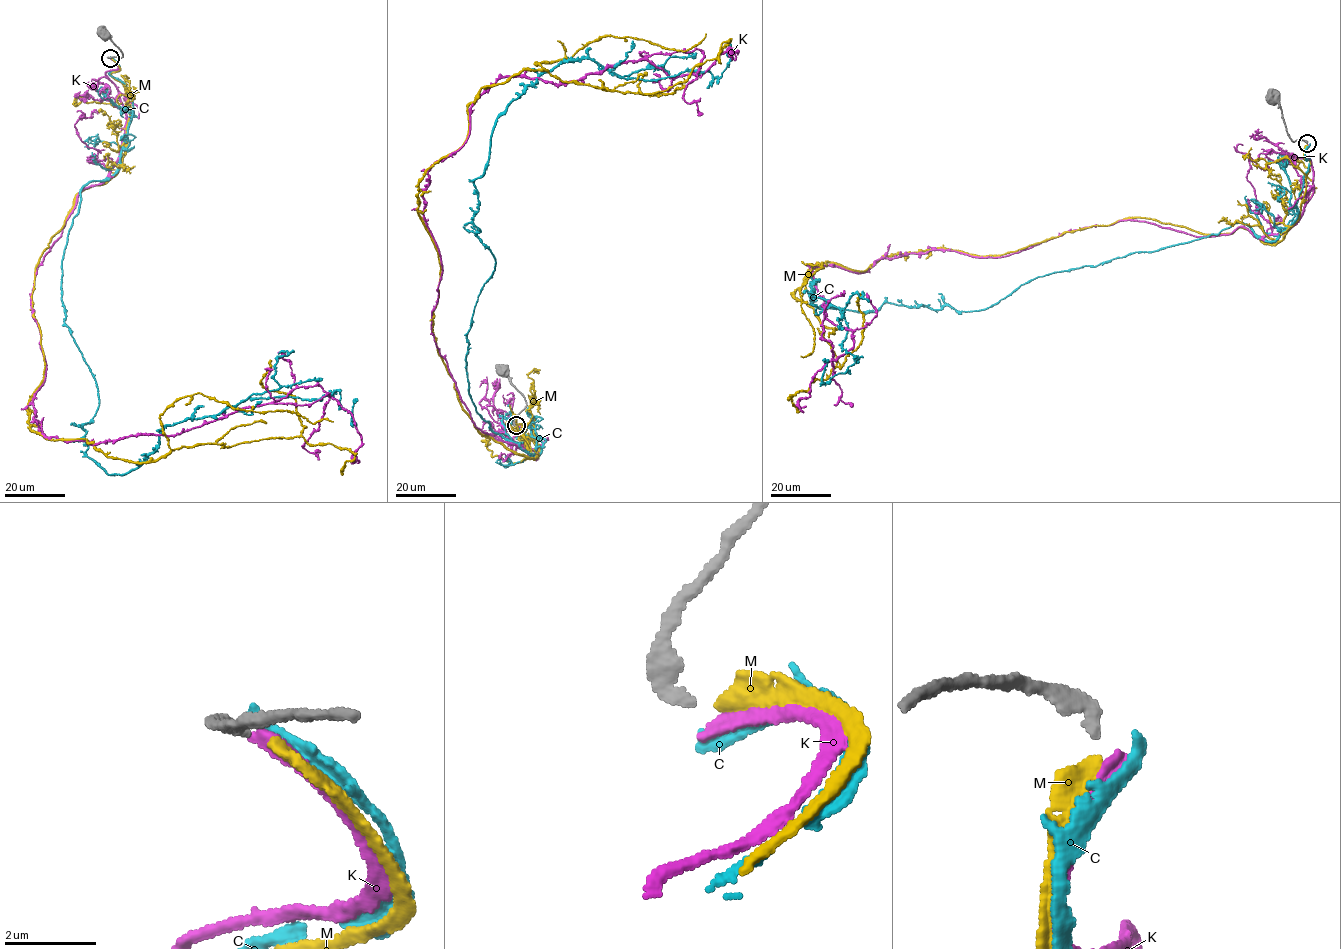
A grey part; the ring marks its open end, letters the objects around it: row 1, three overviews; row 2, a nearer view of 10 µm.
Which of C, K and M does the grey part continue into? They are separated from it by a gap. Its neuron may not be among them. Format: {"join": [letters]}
{"join": ["M"]}

